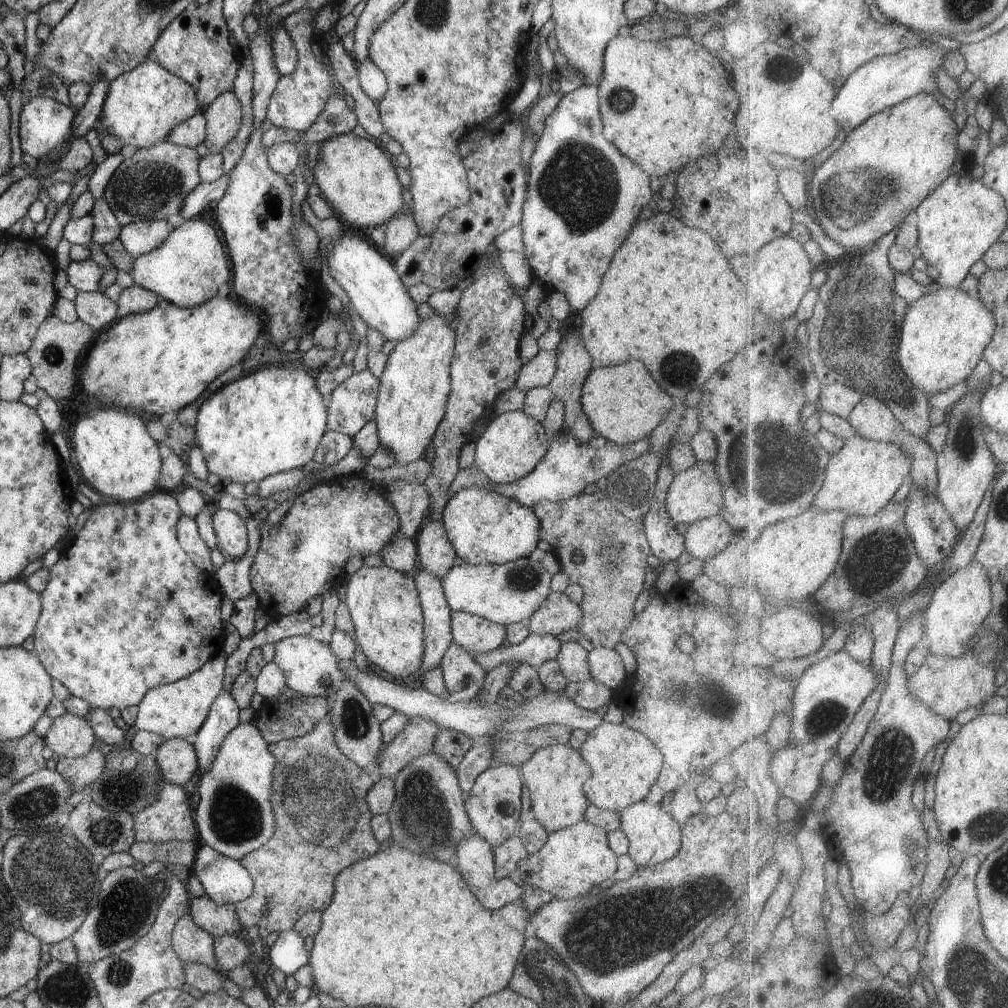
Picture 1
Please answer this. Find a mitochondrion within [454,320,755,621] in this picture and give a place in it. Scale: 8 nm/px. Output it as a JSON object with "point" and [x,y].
{"point":[524,578]}

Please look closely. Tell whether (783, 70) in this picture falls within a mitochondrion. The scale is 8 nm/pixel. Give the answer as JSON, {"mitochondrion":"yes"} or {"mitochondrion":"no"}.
{"mitochondrion":"yes"}

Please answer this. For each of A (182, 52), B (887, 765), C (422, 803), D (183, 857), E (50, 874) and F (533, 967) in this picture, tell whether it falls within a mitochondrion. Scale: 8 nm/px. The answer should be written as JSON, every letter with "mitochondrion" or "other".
{"A":"other","B":"mitochondrion","C":"mitochondrion","D":"other","E":"mitochondrion","F":"mitochondrion"}

